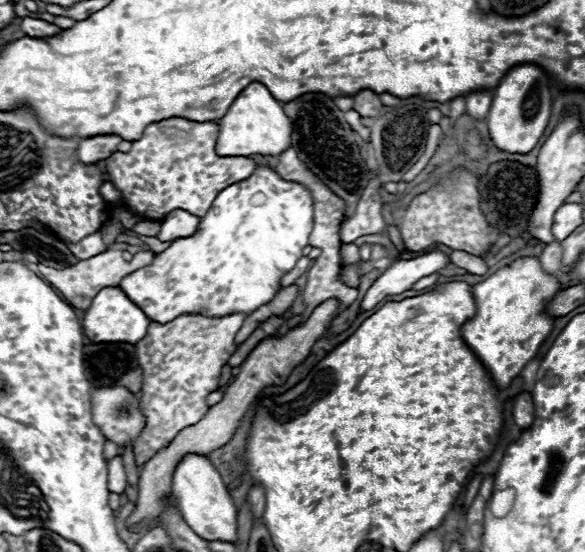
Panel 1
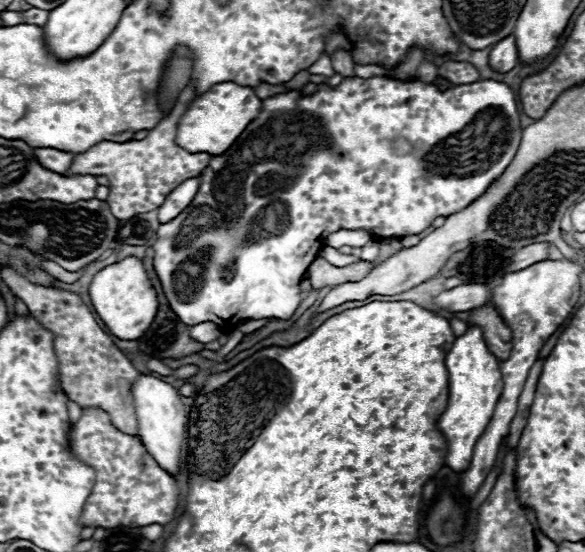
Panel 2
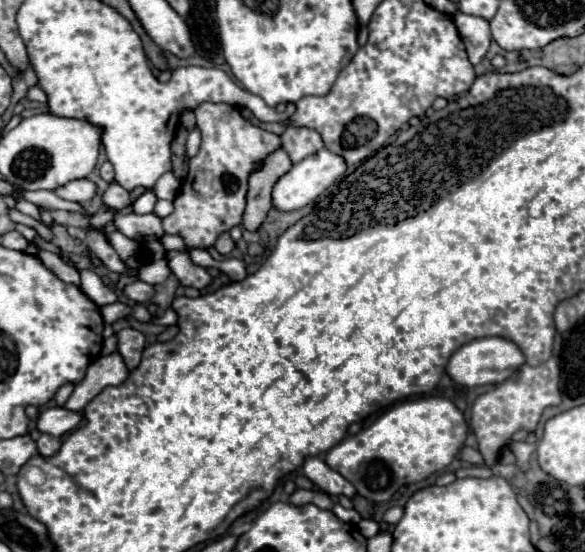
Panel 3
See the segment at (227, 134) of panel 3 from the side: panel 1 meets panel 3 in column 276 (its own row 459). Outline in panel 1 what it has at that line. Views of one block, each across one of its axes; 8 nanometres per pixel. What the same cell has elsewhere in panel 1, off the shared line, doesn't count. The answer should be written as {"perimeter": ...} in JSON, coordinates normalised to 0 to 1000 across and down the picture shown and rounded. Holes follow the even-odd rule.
{"perimeter":[[[393,569],[386,576],[304,572],[287,587],[256,583],[250,609],[232,623],[232,652],[246,674],[243,739],[250,772],[229,804],[232,841],[250,841],[274,812],[318,772],[335,768],[352,746],[352,717],[373,703],[379,663],[403,638],[403,598],[410,598],[421,569]]]}

